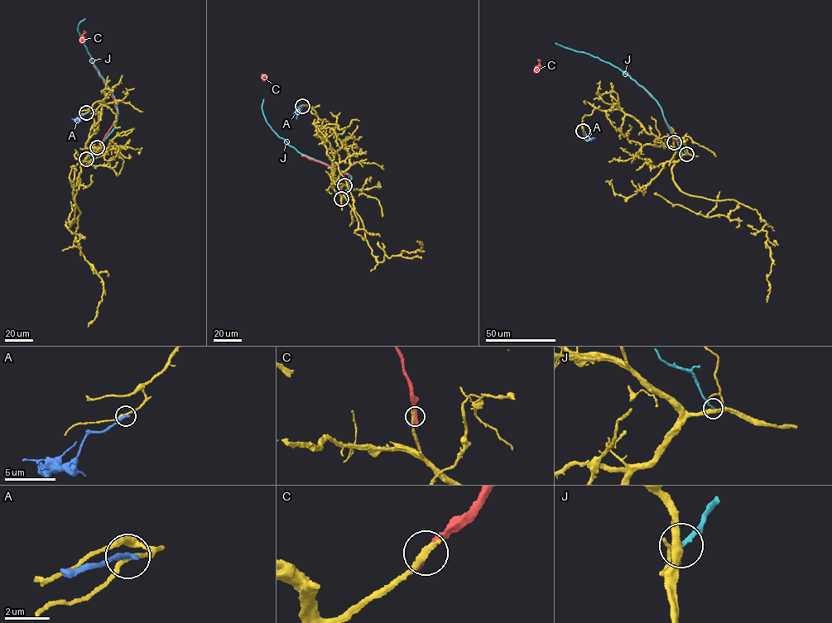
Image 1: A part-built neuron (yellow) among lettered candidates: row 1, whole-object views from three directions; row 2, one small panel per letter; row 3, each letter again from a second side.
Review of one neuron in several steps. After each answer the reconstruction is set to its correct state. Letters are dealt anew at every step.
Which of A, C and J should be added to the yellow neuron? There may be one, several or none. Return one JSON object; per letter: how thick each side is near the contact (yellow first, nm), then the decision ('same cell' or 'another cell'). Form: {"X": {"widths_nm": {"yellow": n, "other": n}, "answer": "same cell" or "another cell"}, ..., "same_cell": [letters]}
{"A": {"widths_nm": {"yellow": 170, "other": 280}, "answer": "another cell"}, "C": {"widths_nm": {"yellow": 320, "other": 360}, "answer": "another cell"}, "J": {"widths_nm": {"yellow": 360, "other": 180}, "answer": "another cell"}, "same_cell": []}

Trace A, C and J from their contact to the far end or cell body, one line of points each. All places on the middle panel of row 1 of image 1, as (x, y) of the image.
A: (302, 106), (299, 107), (297, 118)
C: (345, 185), (347, 174), (301, 155), (262, 74)
J: (341, 198), (348, 188), (351, 175), (302, 155), (279, 136), (263, 115), (263, 99)

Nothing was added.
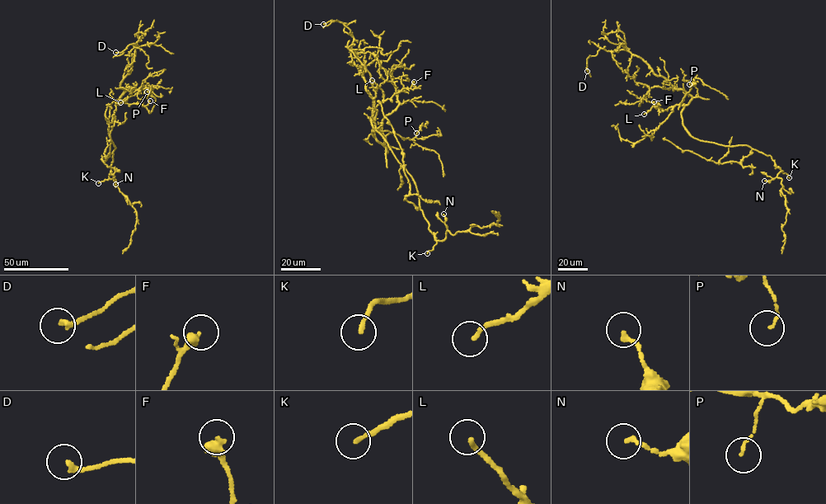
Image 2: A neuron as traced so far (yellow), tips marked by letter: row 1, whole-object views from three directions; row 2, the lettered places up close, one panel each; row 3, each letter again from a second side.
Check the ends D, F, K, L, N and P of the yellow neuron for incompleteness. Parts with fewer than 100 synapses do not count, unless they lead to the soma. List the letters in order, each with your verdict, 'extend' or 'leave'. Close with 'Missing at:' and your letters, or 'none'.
D: leave
F: leave
K: leave
L: leave
N: leave
P: leave
Missing at: none

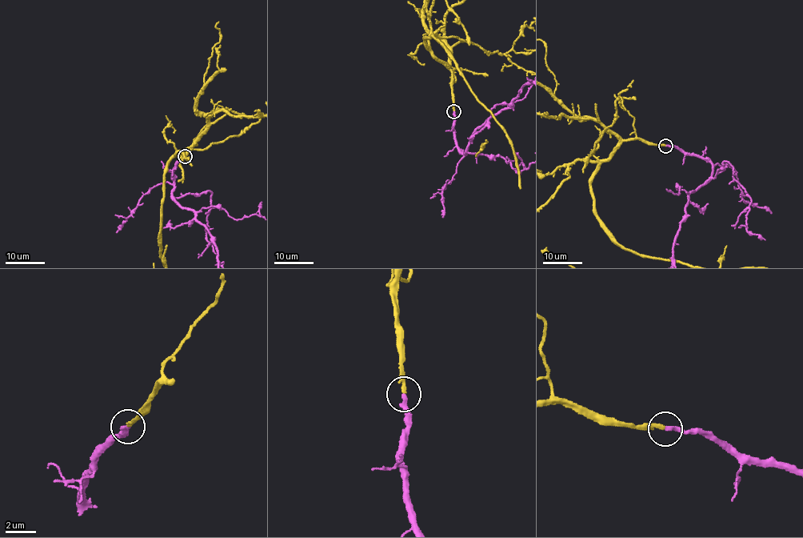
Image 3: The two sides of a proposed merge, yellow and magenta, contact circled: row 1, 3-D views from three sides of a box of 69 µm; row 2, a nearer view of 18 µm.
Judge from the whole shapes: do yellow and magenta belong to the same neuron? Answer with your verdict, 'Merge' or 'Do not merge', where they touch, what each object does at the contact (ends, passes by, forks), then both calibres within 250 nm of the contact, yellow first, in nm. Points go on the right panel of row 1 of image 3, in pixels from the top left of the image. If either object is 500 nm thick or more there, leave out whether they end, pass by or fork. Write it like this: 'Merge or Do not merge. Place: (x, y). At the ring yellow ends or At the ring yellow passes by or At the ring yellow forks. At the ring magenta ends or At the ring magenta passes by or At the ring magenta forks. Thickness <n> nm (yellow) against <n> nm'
Merge. Place: (665, 146). At the ring yellow ends. At the ring magenta ends. Thickness 240 nm (yellow) against 280 nm

